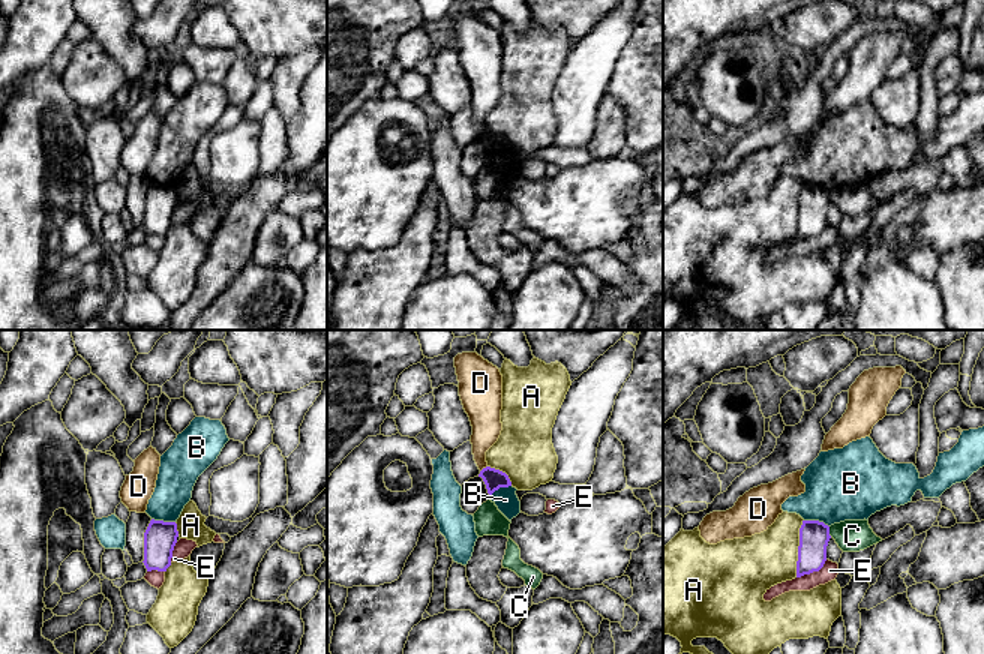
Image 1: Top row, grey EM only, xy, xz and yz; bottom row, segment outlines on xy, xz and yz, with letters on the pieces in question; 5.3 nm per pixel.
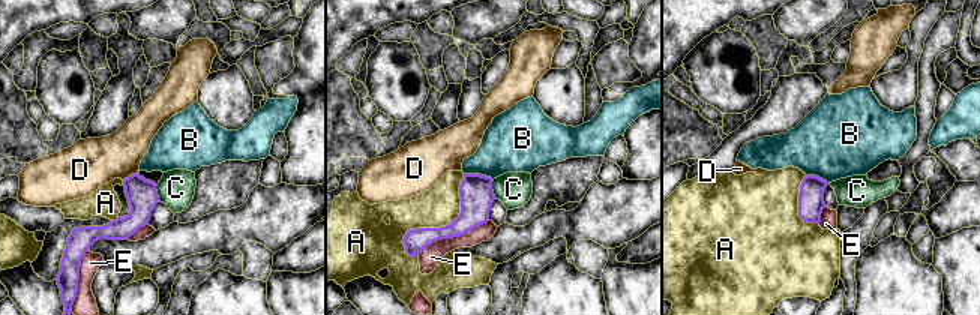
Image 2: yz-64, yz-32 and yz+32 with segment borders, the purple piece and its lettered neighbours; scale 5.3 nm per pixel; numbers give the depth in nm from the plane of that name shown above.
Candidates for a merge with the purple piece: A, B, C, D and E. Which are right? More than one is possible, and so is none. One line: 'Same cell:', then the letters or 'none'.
Same cell: none

